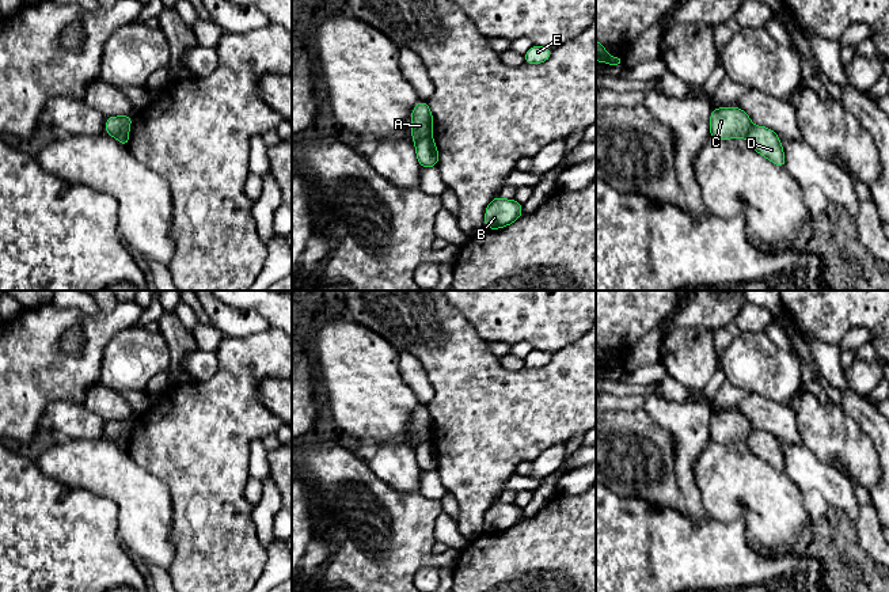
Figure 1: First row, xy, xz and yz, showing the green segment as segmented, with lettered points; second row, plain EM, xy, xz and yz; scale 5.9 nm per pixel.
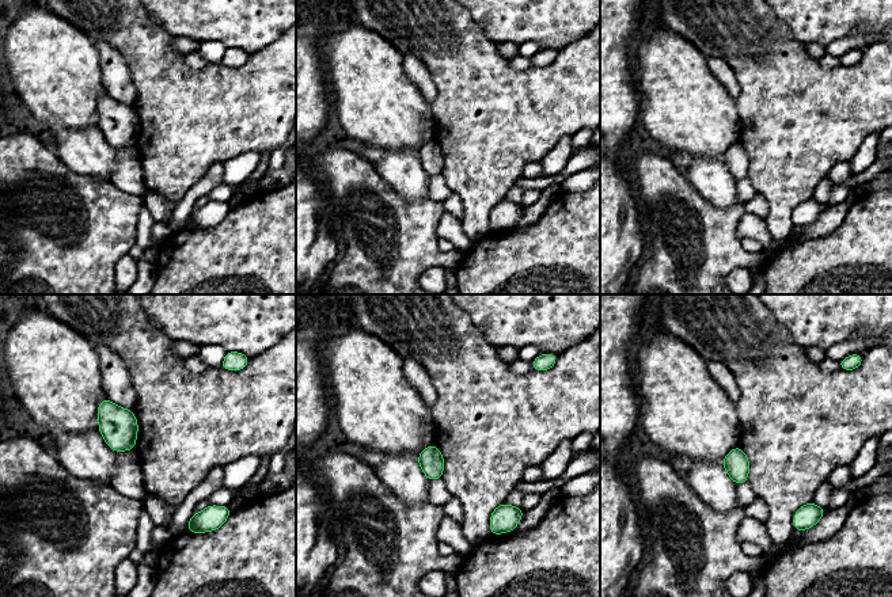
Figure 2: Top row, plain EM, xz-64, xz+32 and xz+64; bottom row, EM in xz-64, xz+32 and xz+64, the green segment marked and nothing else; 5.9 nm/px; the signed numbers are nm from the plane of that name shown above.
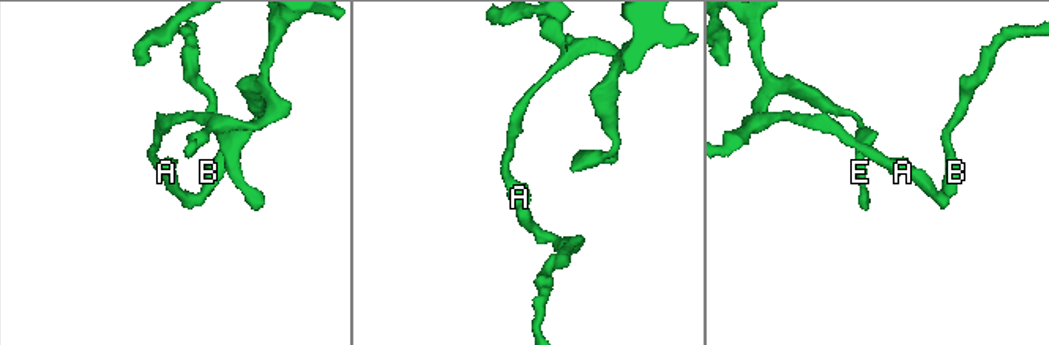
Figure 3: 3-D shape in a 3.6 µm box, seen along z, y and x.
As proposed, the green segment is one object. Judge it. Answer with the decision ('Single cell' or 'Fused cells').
Fused cells

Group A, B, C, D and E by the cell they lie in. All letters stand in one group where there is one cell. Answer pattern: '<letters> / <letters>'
A C E / B D

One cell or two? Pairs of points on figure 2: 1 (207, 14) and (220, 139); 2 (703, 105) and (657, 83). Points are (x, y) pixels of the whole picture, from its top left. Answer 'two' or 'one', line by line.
1: two
2: one

